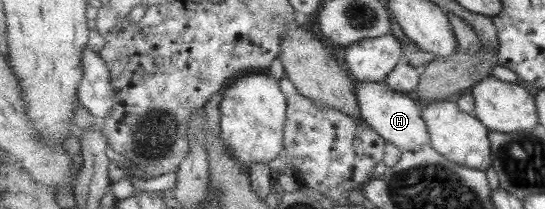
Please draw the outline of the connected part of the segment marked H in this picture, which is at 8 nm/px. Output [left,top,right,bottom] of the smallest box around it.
[355,81,430,151]

